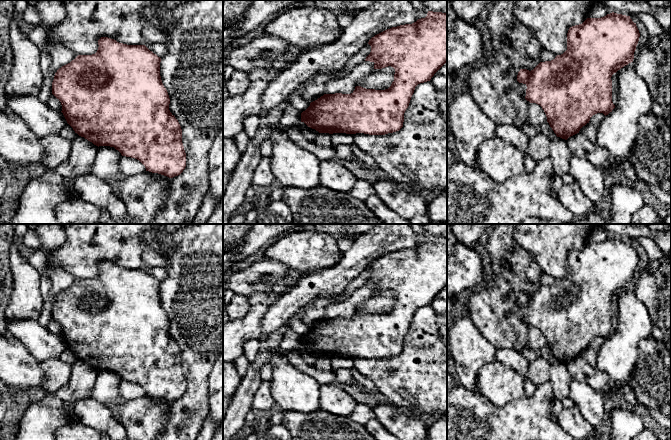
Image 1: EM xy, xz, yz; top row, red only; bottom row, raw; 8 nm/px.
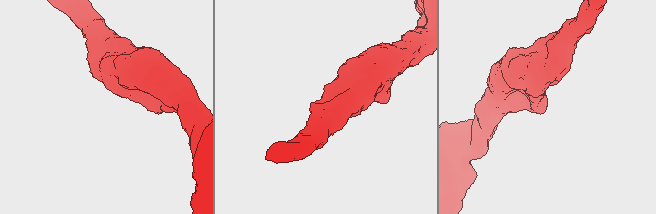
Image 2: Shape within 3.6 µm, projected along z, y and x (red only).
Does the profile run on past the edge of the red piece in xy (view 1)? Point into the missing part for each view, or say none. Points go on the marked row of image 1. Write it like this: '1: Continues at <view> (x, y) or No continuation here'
1: No continuation here

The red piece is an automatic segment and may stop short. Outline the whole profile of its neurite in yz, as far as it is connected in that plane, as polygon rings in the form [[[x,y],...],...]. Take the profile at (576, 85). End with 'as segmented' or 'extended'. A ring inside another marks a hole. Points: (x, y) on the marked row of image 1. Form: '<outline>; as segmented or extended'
[[[614,12],[601,18],[587,18],[582,24],[570,27],[567,33],[567,50],[563,54],[557,55],[551,61],[540,62],[531,71],[520,69],[518,72],[517,81],[527,86],[525,99],[540,105],[556,136],[567,140],[579,133],[593,115],[603,113],[606,116],[615,108],[612,102],[611,77],[633,62],[639,37],[639,30],[630,16]]]; as segmented

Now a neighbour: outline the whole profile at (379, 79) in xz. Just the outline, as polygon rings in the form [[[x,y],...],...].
[[[391,66],[374,69],[368,76],[358,80],[356,86],[366,89],[385,90],[394,81],[395,69]]]

